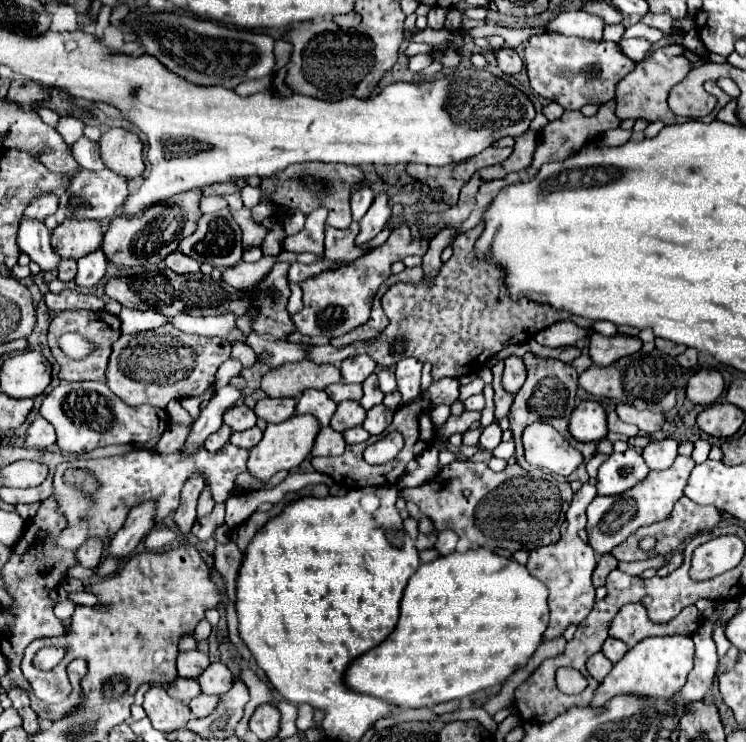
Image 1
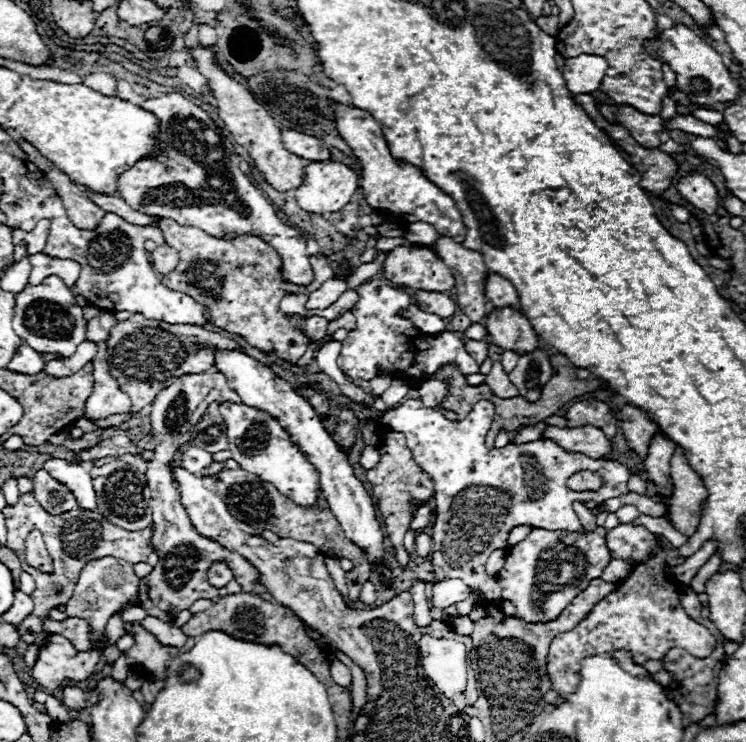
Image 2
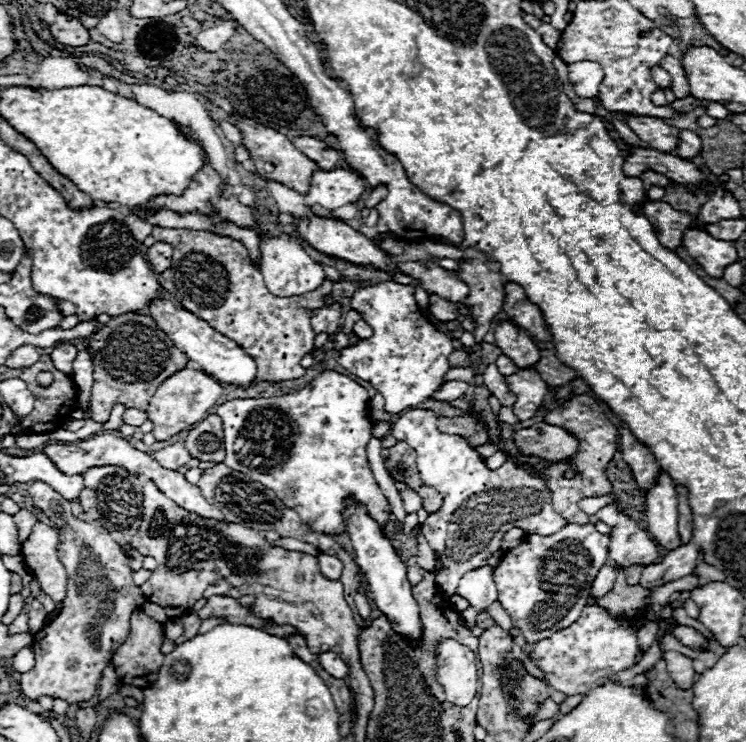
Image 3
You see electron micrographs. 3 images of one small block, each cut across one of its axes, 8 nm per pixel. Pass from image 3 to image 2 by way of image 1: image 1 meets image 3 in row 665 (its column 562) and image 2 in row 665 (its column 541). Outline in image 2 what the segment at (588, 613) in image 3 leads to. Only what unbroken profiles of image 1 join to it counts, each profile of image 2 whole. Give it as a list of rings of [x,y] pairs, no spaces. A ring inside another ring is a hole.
[[[664,548],[656,550],[646,562],[634,564],[632,572],[618,582],[616,590],[602,598],[602,602],[596,602],[594,610],[590,610],[574,630],[560,632],[550,642],[546,670],[554,690],[564,694],[574,692],[580,682],[580,660],[586,656],[624,648],[632,652],[634,662],[646,662],[662,660],[672,648],[684,648],[698,658],[708,656],[716,648],[716,638],[704,626],[694,622],[680,606],[682,586],[670,578],[666,570],[668,566]]]

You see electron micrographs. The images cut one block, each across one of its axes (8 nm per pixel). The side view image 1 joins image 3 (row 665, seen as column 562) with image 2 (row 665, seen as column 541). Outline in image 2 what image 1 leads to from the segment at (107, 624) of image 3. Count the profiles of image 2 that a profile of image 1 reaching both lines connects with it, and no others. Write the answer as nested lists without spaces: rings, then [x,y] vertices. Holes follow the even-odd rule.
[[[52,634],[46,644],[40,648],[38,660],[32,668],[32,676],[44,688],[58,688],[66,680],[86,680],[92,676],[100,658],[100,650],[78,652],[74,646],[60,634]]]

